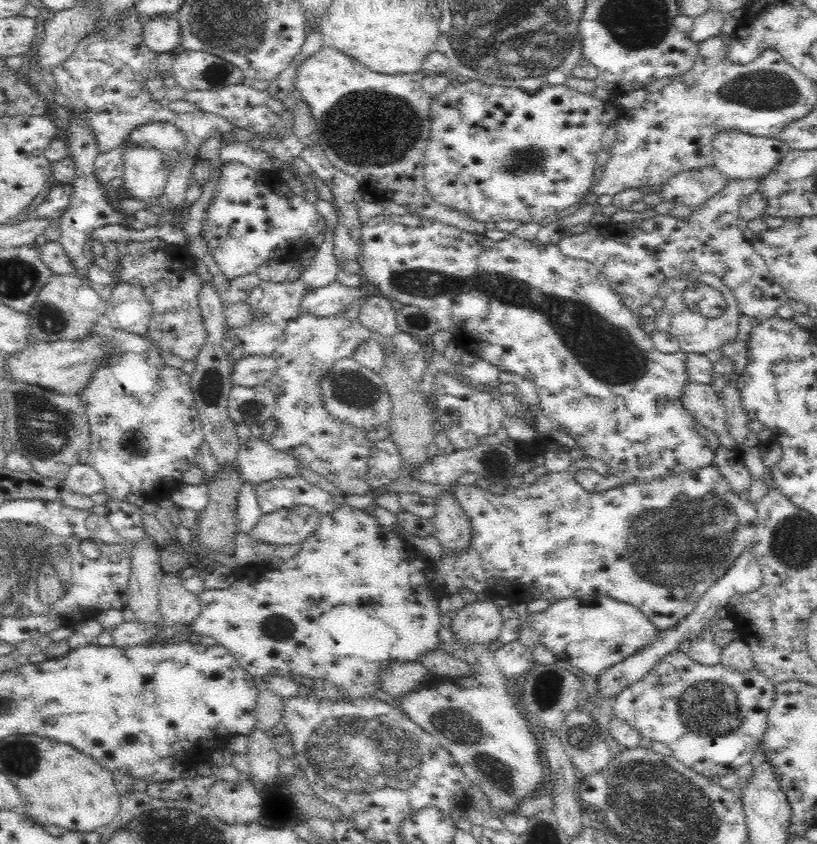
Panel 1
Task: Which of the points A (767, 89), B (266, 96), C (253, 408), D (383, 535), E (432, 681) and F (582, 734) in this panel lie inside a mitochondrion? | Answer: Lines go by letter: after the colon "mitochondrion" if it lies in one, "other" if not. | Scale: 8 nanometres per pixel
A: mitochondrion
B: other
C: mitochondrion
D: other
E: other
F: mitochondrion

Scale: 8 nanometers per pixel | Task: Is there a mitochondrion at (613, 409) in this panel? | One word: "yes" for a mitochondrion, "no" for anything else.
yes

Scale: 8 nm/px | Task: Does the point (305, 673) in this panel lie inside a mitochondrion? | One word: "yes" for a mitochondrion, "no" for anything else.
no

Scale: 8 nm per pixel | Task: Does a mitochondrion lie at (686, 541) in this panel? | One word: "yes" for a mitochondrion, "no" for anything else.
yes

